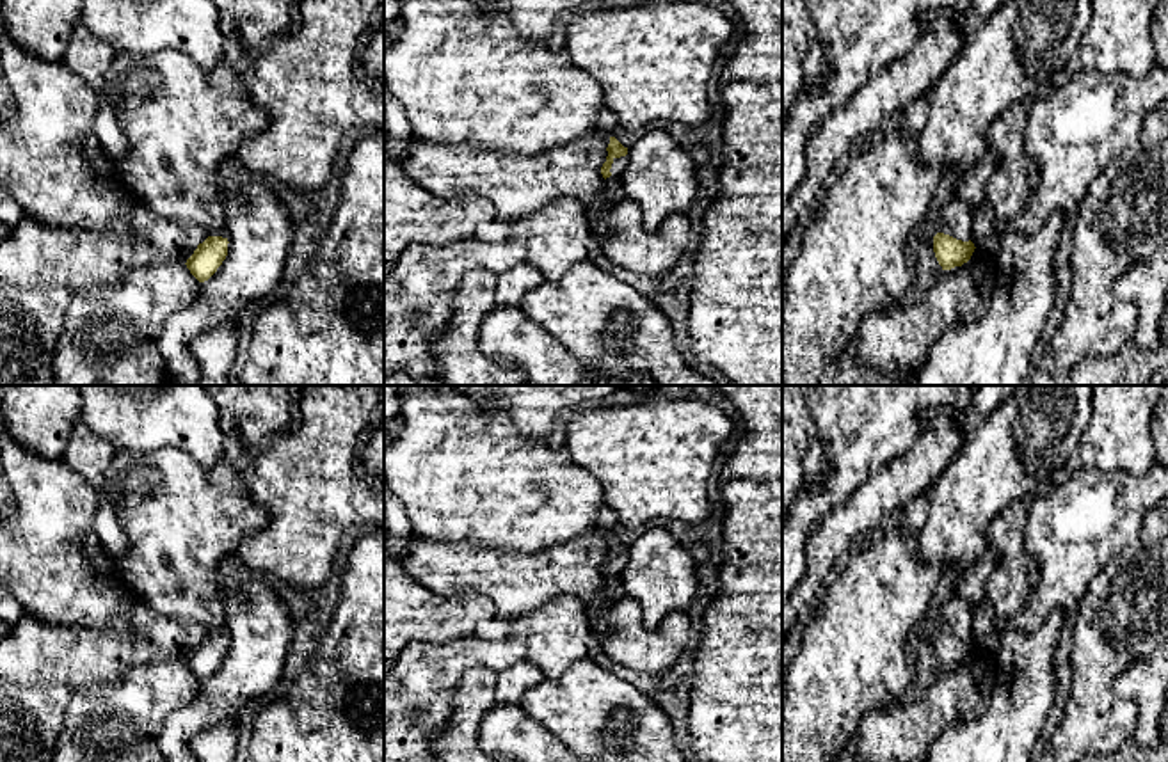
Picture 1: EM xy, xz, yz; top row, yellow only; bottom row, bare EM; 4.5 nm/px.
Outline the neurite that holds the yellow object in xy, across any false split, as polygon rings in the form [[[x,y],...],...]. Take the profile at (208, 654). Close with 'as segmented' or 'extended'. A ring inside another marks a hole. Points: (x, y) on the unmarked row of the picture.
[[[117,449],[100,492],[110,499],[130,542],[130,551],[117,561],[117,572],[130,591],[155,613],[197,622],[210,631],[185,661],[199,680],[208,679],[226,657],[229,641],[224,600],[217,586],[220,563],[249,535],[267,526],[267,513],[252,501],[240,471],[226,458],[213,467],[203,467],[178,449]]] | extended

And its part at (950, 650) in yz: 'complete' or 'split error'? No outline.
split error

